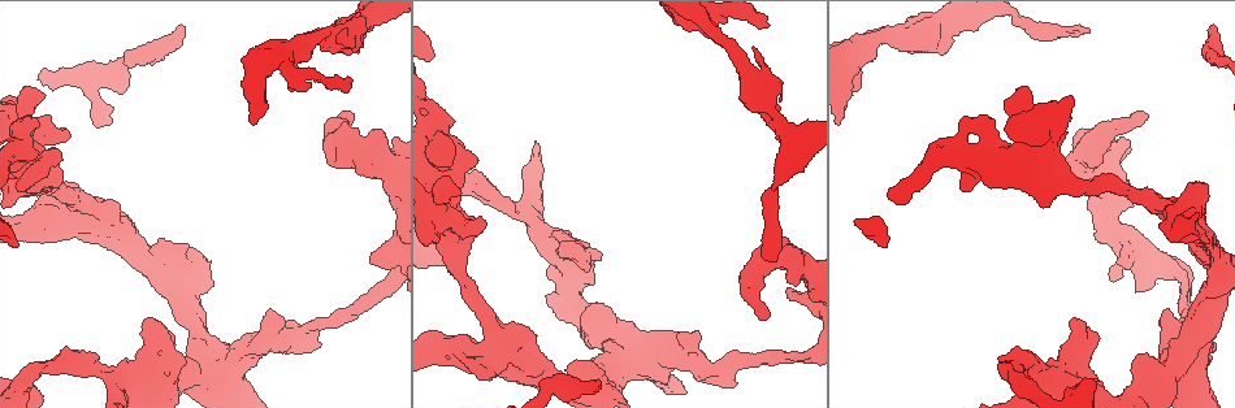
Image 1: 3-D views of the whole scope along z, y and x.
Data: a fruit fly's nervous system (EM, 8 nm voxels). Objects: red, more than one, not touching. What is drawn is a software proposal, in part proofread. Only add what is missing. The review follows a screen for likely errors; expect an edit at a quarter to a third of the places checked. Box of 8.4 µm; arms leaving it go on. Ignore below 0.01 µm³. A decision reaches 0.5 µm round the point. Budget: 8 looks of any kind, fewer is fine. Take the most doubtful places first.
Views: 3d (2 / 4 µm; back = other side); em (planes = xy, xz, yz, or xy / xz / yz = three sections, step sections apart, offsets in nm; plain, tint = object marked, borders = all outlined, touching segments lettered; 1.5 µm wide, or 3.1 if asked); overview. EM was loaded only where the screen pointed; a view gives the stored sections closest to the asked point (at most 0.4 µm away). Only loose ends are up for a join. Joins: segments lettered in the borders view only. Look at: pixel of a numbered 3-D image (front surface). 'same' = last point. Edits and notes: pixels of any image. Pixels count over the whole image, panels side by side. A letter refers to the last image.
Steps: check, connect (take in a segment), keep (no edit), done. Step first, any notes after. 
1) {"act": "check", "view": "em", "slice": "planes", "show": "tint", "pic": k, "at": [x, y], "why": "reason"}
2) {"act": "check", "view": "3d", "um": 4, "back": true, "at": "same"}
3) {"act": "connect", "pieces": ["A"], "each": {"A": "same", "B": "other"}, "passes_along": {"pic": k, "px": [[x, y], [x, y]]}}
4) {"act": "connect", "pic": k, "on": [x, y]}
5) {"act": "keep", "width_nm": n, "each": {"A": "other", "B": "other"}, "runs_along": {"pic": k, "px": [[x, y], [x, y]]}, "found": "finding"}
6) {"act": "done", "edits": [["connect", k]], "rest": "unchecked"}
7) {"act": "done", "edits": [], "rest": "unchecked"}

{"act": "check", "view": "em", "slice": "planes", "show": "borders", "pic": 1, "at": [776, 258]}

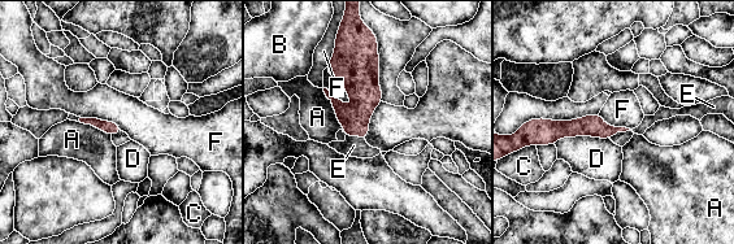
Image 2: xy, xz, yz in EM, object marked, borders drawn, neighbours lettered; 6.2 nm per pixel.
{"act": "connect", "pieces": ["E"], "each": {"A": "other", "B": "other", "C": "other", "D": "other", "E": "same", "F": "other"}, "passes_along": {"pic": 2, "px": [[365, 96], [355, 135], [354, 146]]}, "found": "the neuron continues"}

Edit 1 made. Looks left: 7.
{"act": "check", "view": "overview", "why": "see it whole again"}

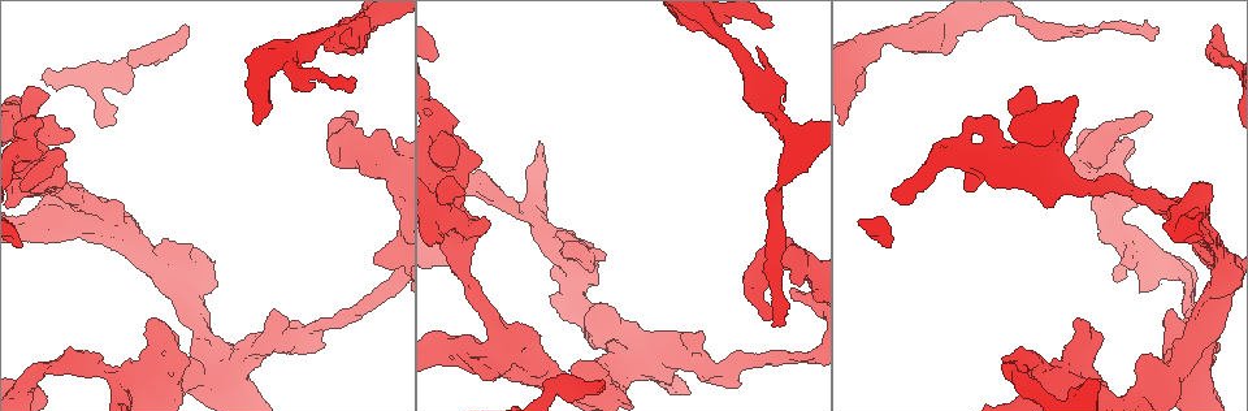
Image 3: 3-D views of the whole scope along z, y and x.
{"act": "check", "view": "3d", "um": 4, "pic": 3, "at": [186, 25], "why": "branch stops here"}

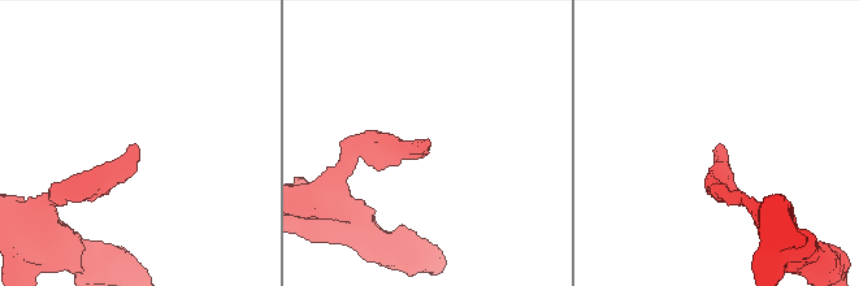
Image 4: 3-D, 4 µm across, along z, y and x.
{"act": "check", "view": "em", "slice": "planes", "show": "borders", "pic": 4, "at": [427, 143], "why": "shape alone is not enough"}

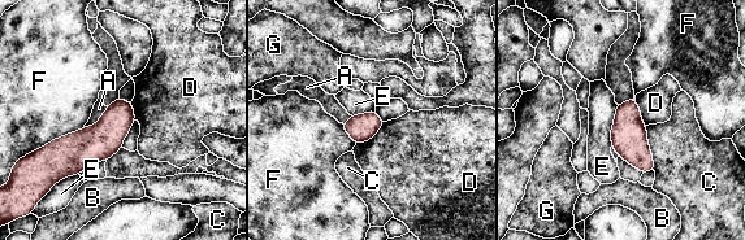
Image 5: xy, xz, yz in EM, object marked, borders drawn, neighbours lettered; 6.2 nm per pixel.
{"act": "keep", "each": {"A": "other", "B": "other", "C": "other", "D": "other", "E": "other", "F": "other", "G": "other"}, "border": {"pic": 5, "px": [[385, 122], [369, 139], [355, 145]]}, "found": "none of them fits"}

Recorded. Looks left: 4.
{"act": "check", "view": "em", "slice": "xz", "step": 4, "show": "tint", "pic": 3, "at": [343, 41], "why": "branch stops here"}

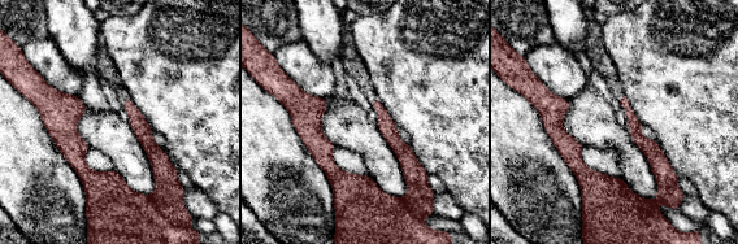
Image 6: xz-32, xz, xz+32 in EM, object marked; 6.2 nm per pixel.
{"act": "check", "view": "em", "slice": "planes", "show": "borders", "at": "same"}

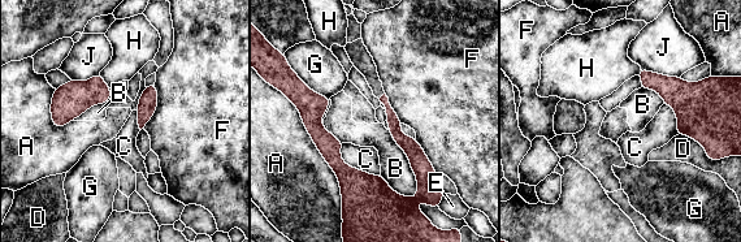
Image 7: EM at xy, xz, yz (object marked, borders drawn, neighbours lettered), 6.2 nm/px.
{"act": "keep", "each": {"A": "other", "B": "other", "C": "other", "D": "other", "E": "other", "F": "other", "G": "other", "H": "other", "J": "other"}, "border": {"pic": 7, "px": [[155, 83], [156, 111], [143, 128]]}, "found": "none of them fits"}

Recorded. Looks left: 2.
{"act": "done", "edits": [["connect", 2]], "rest": "unchecked"}

